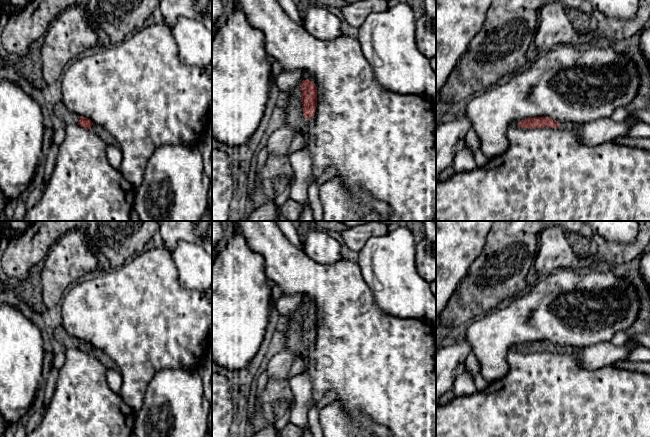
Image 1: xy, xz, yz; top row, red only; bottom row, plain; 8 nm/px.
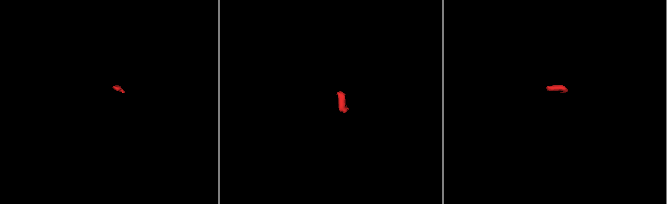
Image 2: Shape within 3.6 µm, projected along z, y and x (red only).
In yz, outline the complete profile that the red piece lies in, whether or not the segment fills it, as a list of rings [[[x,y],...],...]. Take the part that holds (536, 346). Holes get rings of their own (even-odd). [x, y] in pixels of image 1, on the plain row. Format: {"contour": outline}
{"contour": [[[533,341],[533,342],[527,342],[525,344],[521,344],[518,347],[518,350],[521,352],[543,352],[543,351],[551,351],[551,352],[557,352],[559,351],[559,347],[550,342],[550,341]]]}

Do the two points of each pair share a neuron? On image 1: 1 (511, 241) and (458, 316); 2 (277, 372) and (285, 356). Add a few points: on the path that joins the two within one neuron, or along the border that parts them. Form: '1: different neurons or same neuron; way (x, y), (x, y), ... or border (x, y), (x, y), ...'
1: same neuron; way (505, 260), (501, 269), (473, 297)
2: same neuron; way (278, 368), (283, 360)

